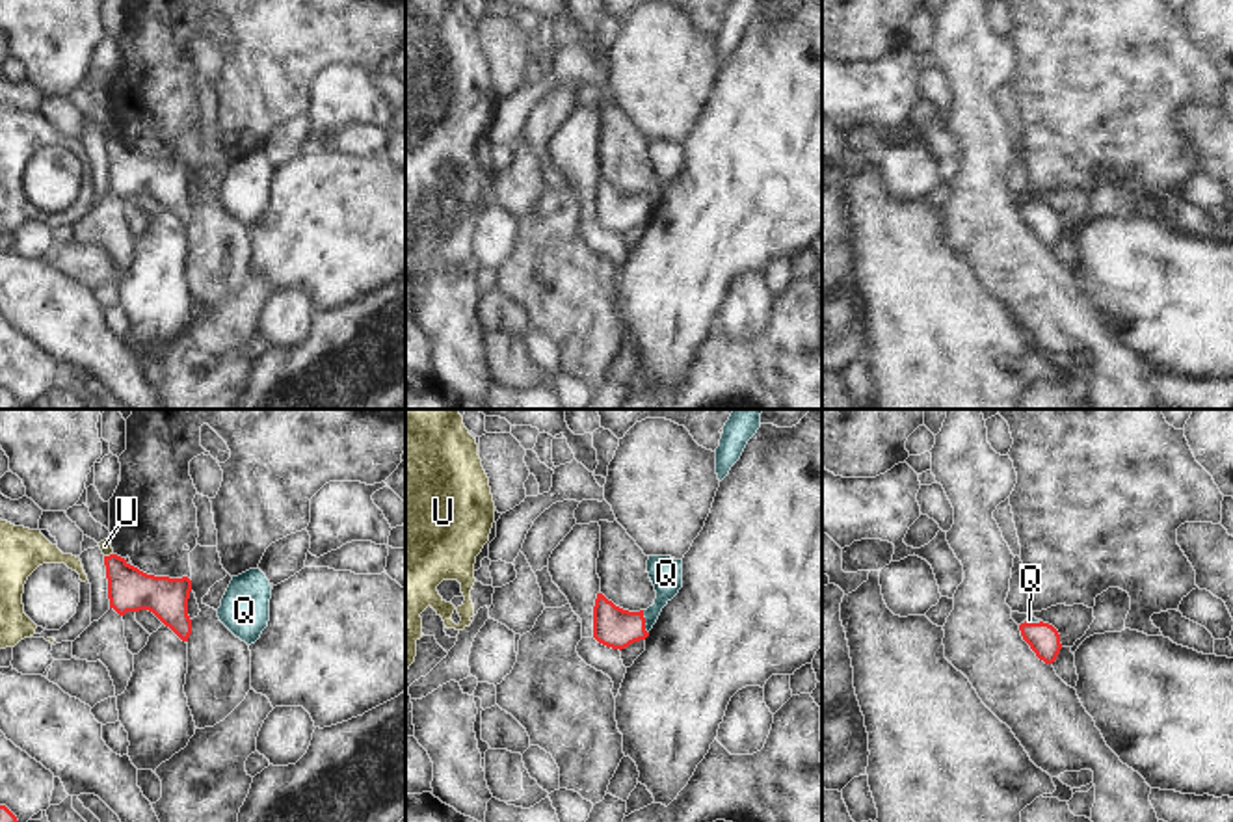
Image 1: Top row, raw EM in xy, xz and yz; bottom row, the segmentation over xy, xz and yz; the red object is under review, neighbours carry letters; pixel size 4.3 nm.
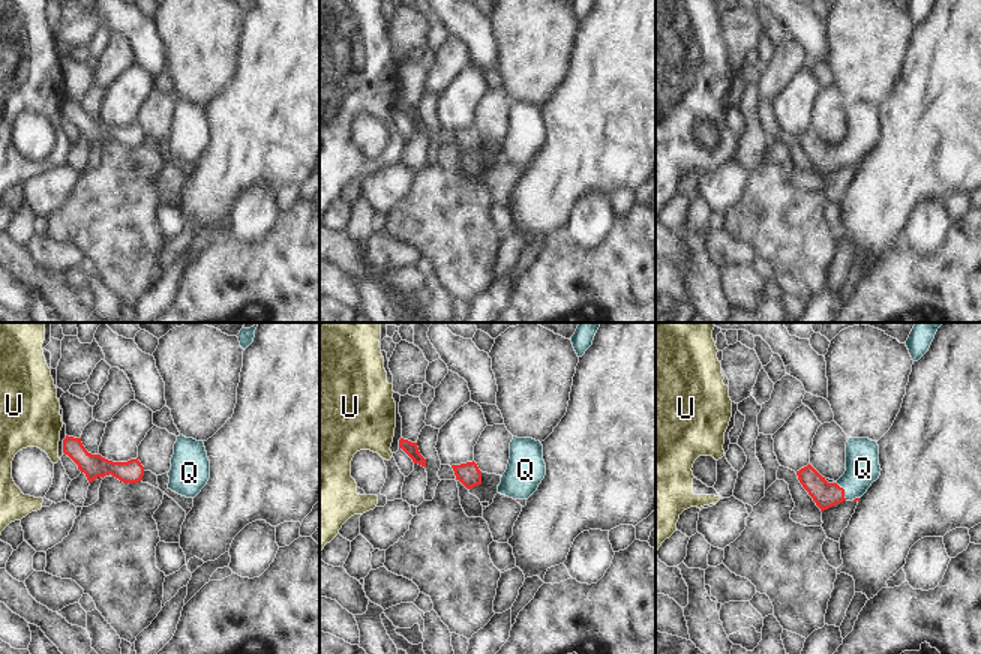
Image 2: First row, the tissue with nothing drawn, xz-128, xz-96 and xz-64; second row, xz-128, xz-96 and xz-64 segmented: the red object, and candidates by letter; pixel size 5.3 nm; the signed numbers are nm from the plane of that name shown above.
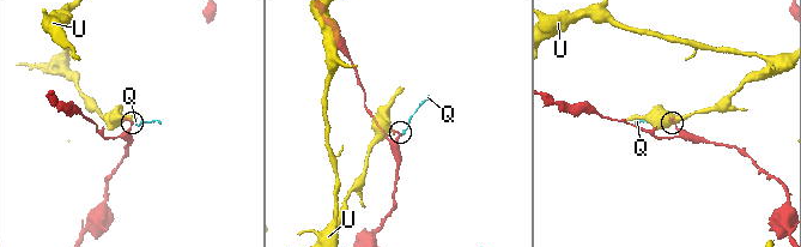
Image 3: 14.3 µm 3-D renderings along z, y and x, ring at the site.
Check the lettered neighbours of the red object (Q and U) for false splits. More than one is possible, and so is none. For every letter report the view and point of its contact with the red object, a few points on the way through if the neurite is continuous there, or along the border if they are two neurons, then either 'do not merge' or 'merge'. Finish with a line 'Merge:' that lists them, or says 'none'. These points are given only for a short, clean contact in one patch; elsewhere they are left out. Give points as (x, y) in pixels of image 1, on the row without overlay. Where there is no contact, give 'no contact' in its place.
Q: xz (644, 205) | across xz (614, 211), (633, 211), (644, 205), (666, 173), (666, 157) | merge
U: xy (110, 138) | along xy (112, 136), (105, 140) | do not merge
Merge: Q

